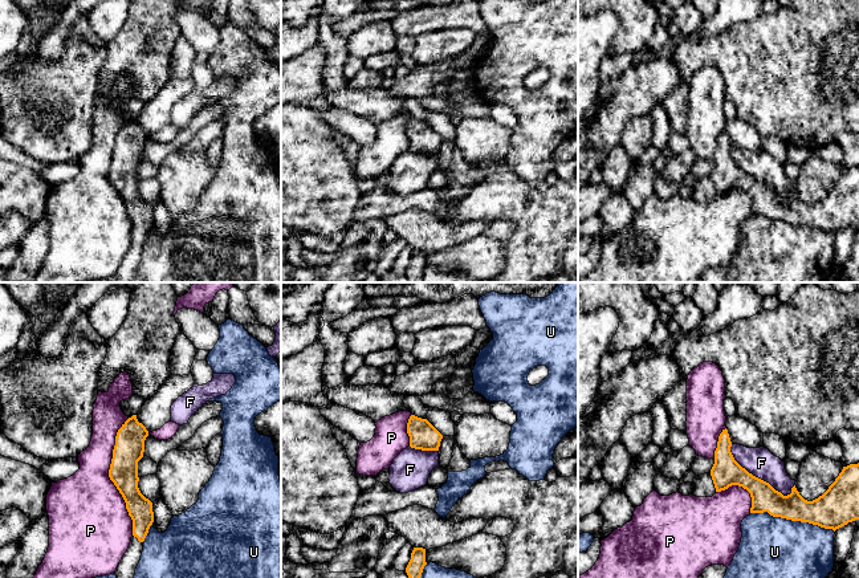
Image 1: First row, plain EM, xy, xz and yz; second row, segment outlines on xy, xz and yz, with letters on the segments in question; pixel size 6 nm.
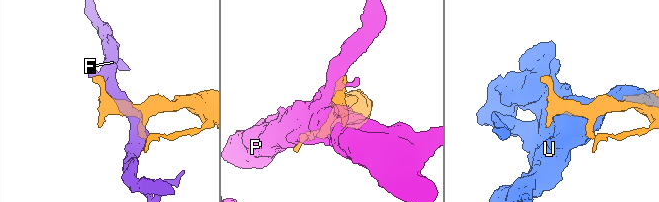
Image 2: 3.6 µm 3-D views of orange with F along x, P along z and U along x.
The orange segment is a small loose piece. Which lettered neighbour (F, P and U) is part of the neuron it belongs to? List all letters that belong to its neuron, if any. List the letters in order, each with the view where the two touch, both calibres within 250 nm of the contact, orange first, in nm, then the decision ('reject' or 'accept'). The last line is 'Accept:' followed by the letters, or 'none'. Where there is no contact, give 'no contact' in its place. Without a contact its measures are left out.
F: yz | 180/180 nm | reject
P: xy | 180/460 nm | reject
U: yz | 220/500 nm | reject
Accept: none

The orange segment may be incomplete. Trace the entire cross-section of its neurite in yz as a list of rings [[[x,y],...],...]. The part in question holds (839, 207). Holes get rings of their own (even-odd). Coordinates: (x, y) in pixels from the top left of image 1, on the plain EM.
[[[722,133],[715,154],[715,167],[709,176],[696,179],[692,198],[712,200],[716,195],[738,188],[752,200],[750,216],[768,215],[773,220],[809,225],[834,235],[859,223],[859,166],[843,170],[829,192],[813,204],[805,203],[795,188],[783,199],[769,186],[742,171],[730,155],[728,133]]]

